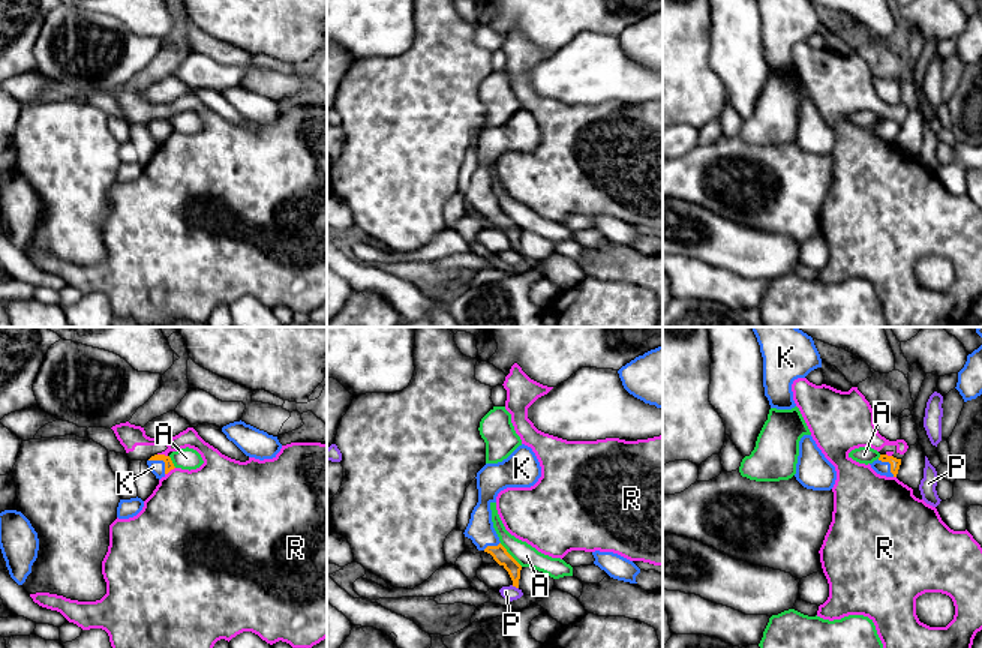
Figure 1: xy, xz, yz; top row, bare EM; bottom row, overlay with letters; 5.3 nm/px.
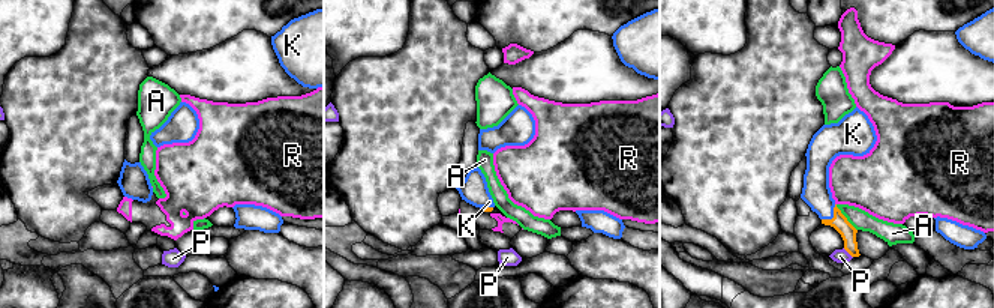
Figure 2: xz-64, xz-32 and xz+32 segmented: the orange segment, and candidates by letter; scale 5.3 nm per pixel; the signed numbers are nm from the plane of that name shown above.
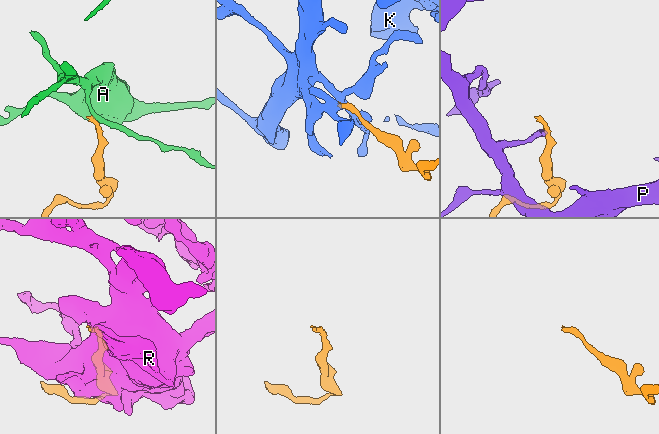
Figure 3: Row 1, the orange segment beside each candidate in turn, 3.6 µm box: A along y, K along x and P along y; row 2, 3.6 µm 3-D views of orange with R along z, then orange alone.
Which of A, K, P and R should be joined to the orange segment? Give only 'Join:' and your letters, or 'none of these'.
Join: none of these

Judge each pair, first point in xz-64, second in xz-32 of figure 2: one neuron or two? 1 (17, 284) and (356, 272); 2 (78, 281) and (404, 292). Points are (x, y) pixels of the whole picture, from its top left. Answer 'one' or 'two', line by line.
1: two
2: two

